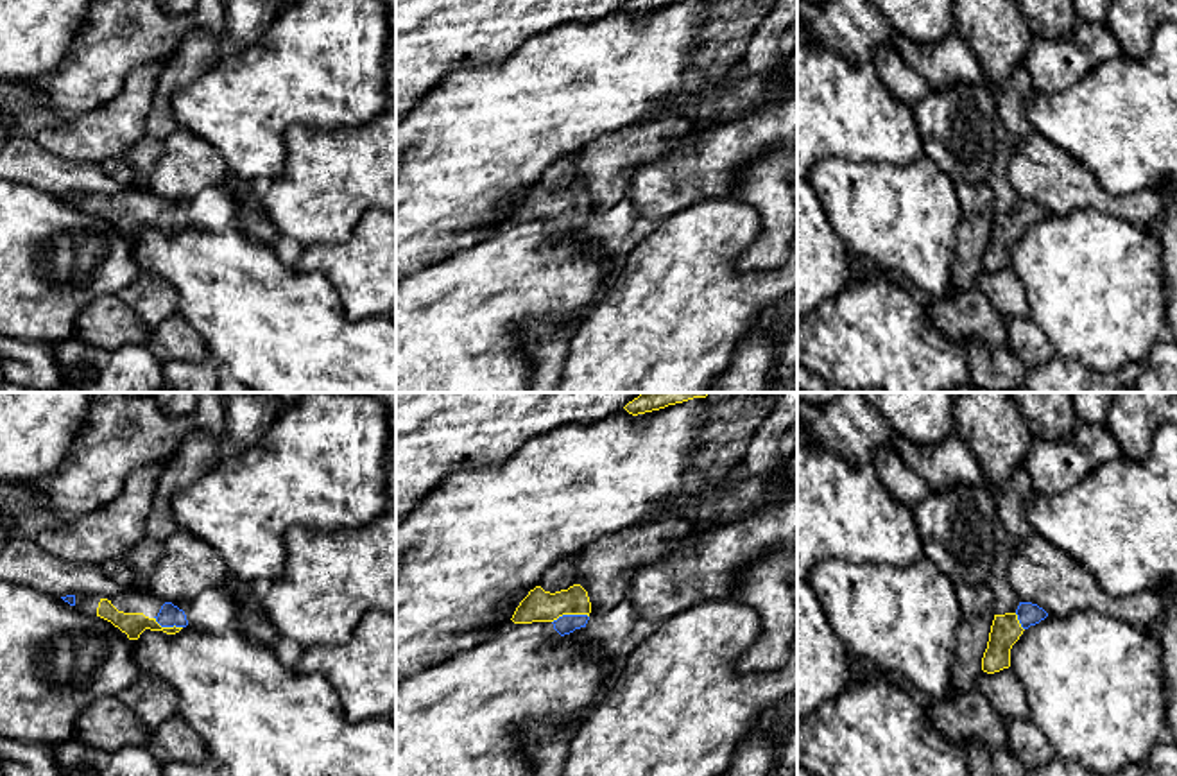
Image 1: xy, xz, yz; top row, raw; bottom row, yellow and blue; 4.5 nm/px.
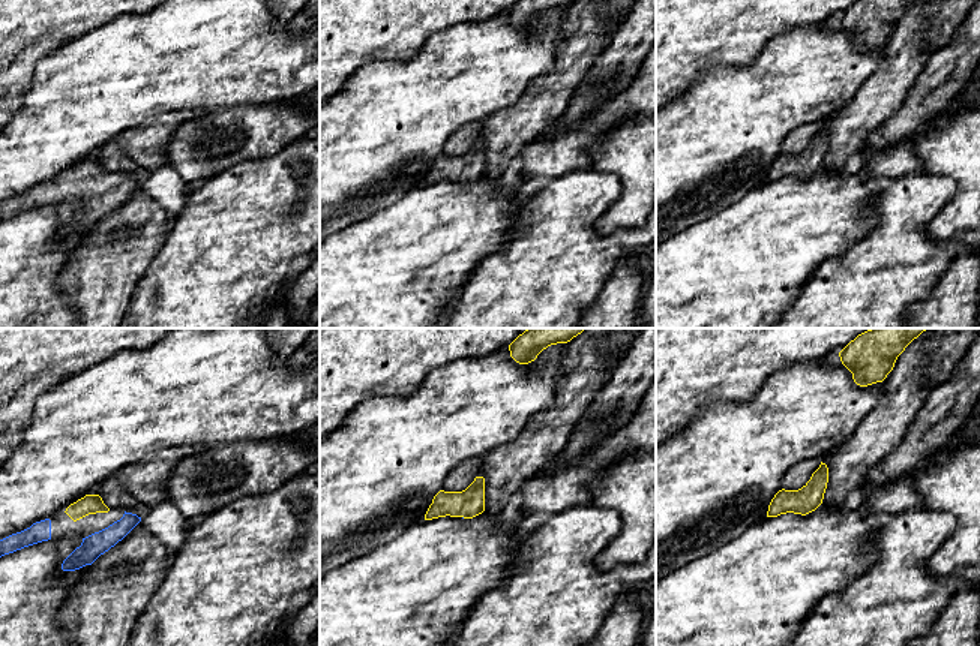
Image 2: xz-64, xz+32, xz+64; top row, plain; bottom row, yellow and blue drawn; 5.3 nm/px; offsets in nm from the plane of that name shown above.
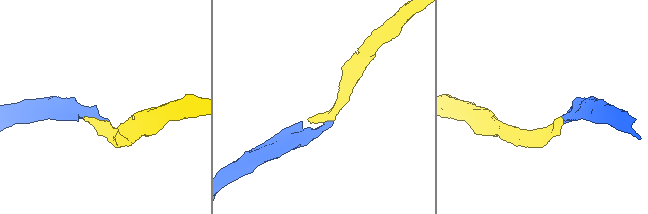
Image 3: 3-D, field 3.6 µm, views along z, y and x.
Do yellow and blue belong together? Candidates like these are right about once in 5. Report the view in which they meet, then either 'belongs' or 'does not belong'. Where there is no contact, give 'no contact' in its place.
xz | belongs

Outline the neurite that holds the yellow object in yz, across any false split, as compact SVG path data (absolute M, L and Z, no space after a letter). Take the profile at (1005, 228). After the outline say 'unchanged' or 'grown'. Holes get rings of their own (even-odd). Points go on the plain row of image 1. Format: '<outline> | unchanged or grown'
M1019 201L1014 211L994 213L982 269L987 272L1010 265L1010 247L1025 228L1044 219L1048 211L1032 201Z | grown

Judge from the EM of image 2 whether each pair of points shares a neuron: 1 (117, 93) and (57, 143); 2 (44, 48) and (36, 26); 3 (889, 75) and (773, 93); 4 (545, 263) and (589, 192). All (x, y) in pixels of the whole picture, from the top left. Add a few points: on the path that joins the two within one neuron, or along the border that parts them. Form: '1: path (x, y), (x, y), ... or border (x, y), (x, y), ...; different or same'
1: path (102, 98), (72, 128); same
2: border (63, 44), (54, 39), (36, 41), (15, 60); different
3: border (886, 51), (883, 65), (847, 105); different
4: path (557, 245), (557, 225), (571, 210); same

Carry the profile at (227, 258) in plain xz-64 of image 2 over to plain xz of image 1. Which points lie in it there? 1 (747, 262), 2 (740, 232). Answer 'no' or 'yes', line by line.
1: no
2: yes

